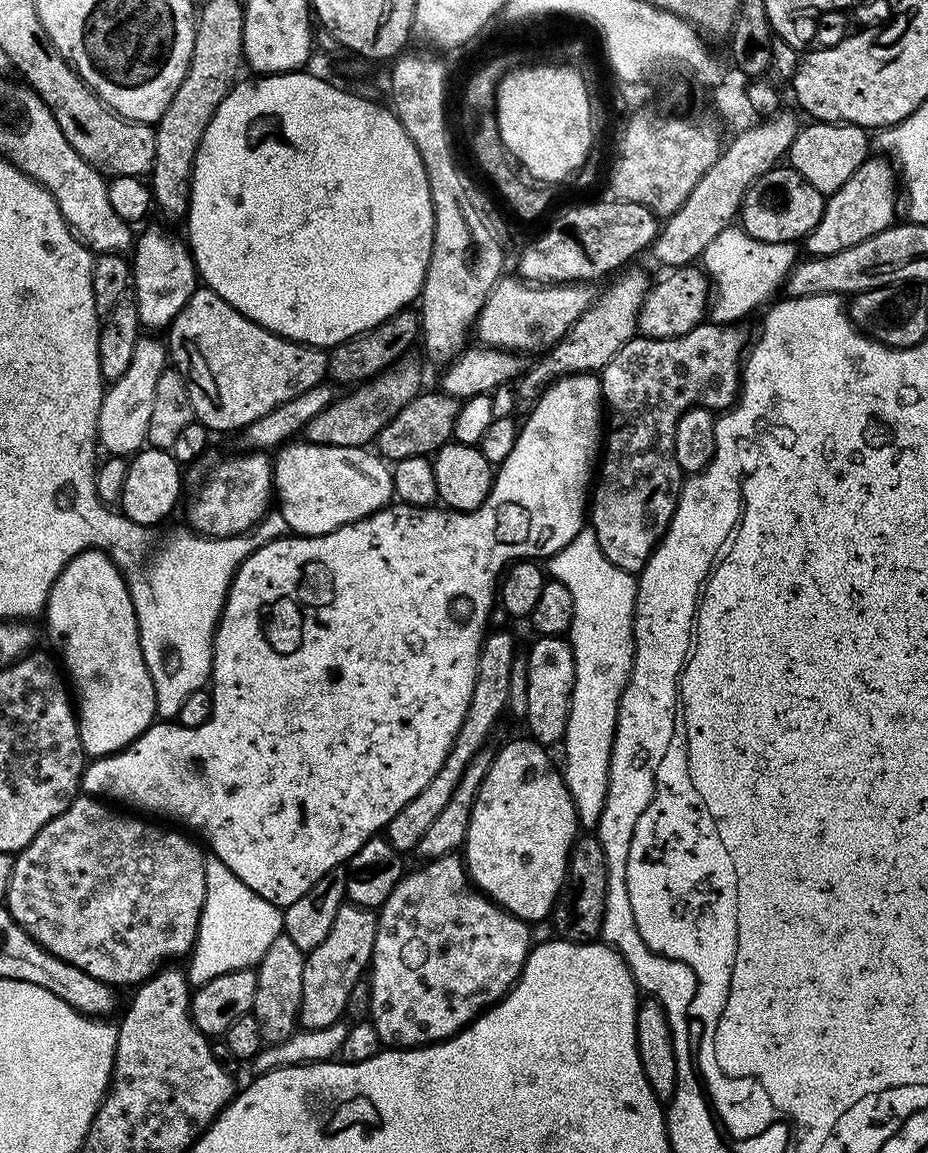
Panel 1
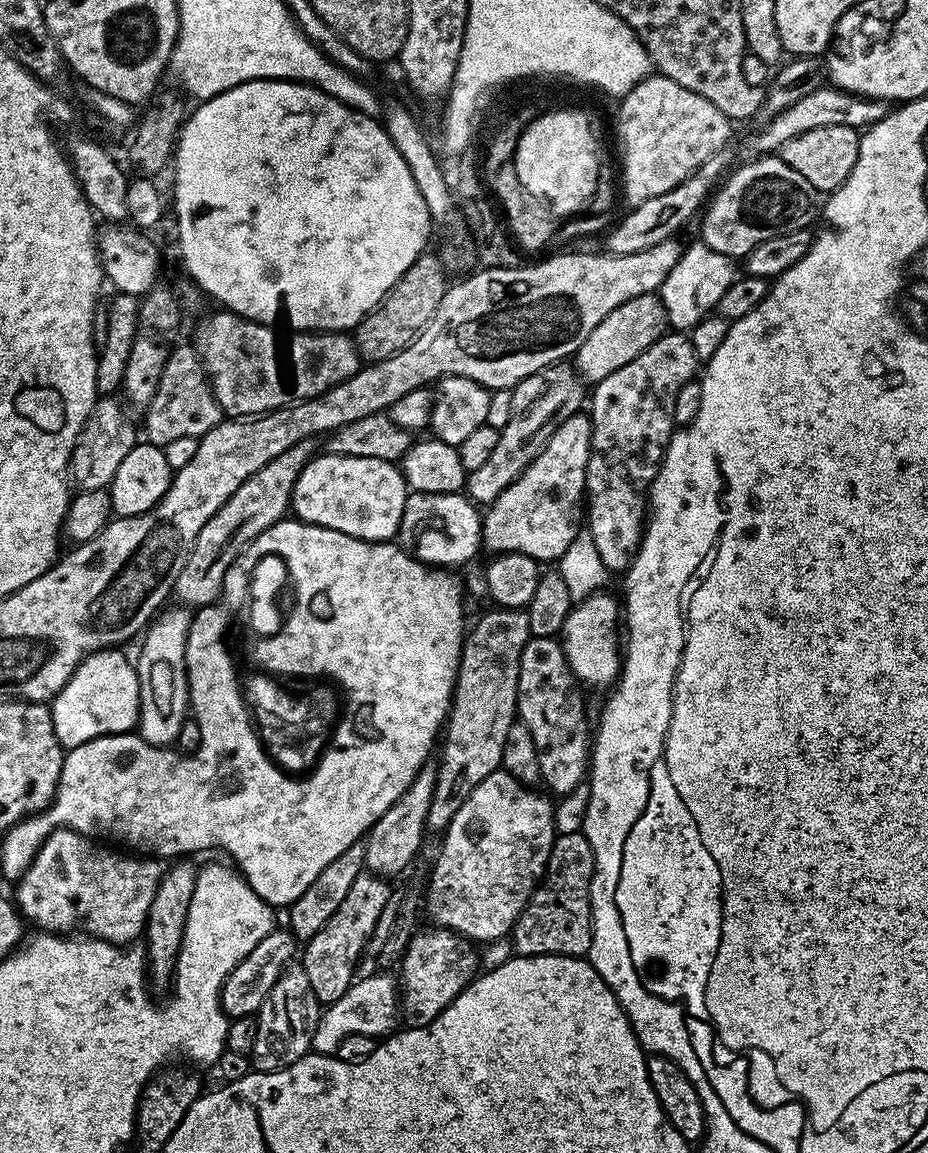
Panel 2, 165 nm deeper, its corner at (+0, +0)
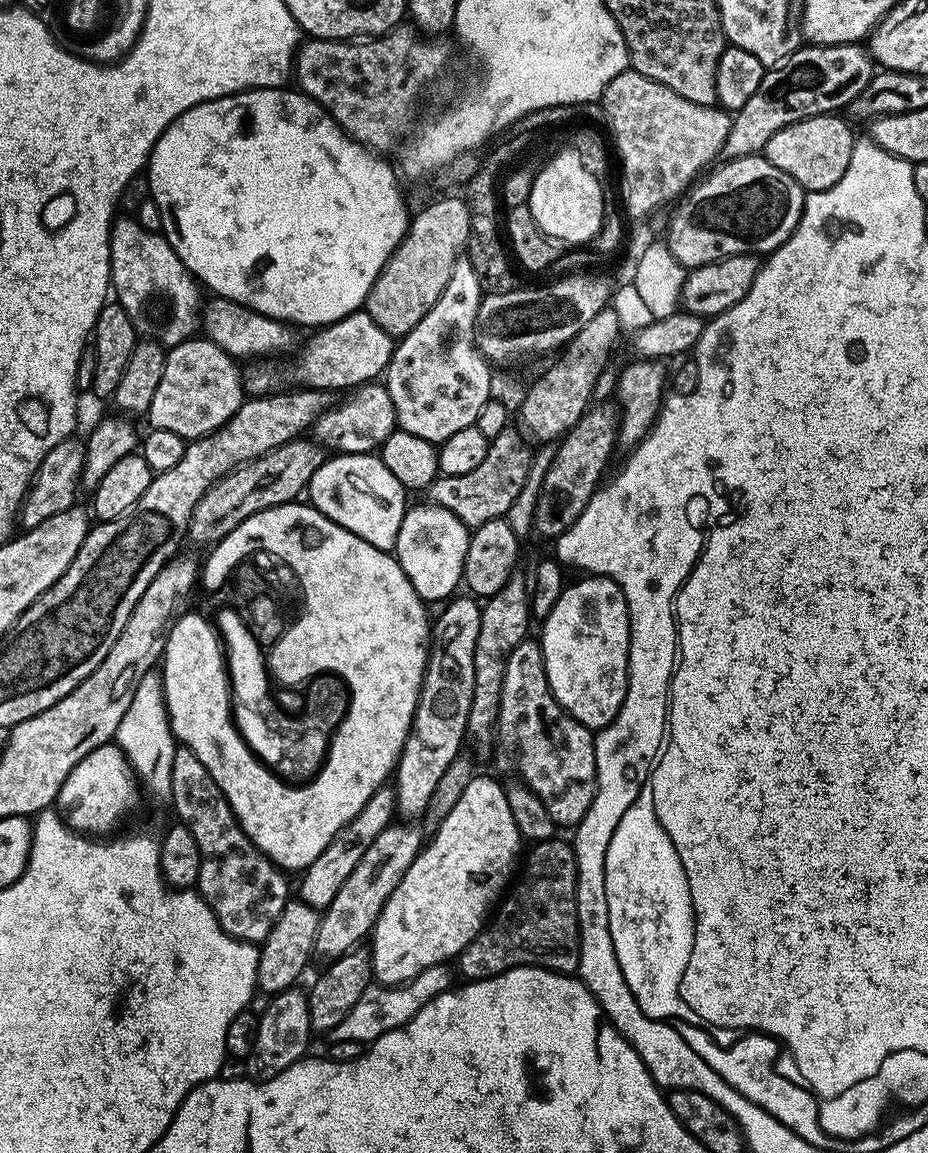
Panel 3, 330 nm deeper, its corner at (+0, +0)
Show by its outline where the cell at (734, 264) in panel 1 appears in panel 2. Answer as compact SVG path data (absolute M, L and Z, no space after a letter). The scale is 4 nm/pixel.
M698 240L695 243L683 249L658 293L667 311L668 323L677 331L688 332L702 321L708 312L710 314L715 309L726 290L738 278L735 266L737 263L733 257L710 250L703 241Z

